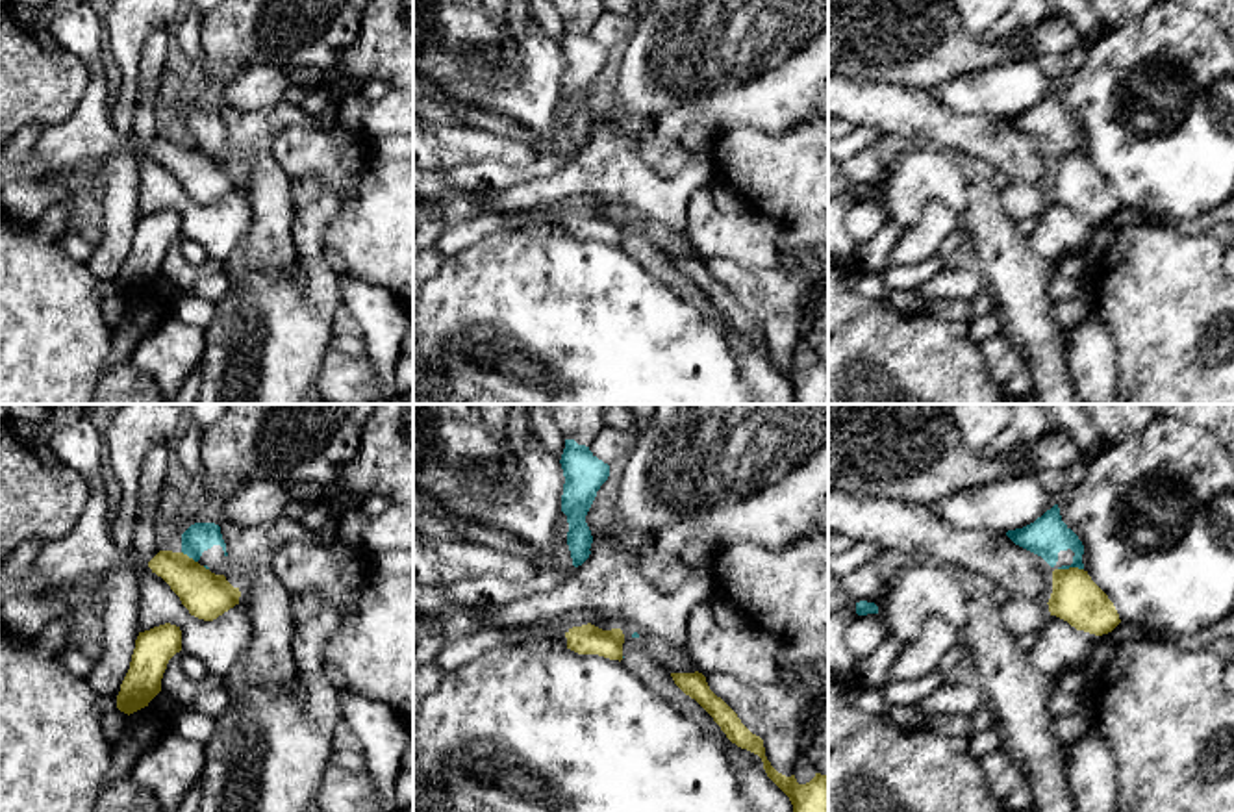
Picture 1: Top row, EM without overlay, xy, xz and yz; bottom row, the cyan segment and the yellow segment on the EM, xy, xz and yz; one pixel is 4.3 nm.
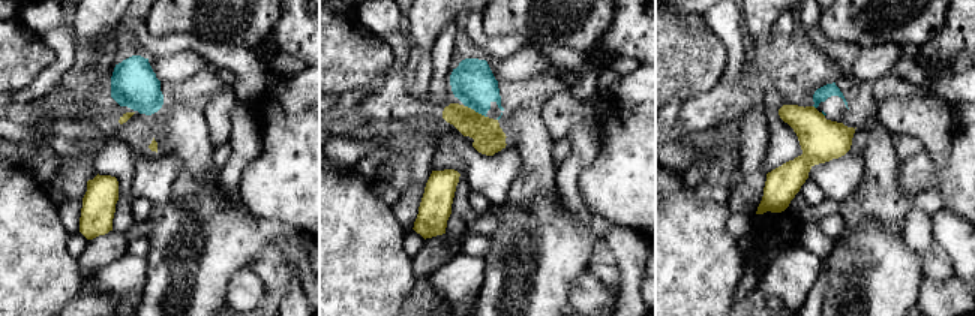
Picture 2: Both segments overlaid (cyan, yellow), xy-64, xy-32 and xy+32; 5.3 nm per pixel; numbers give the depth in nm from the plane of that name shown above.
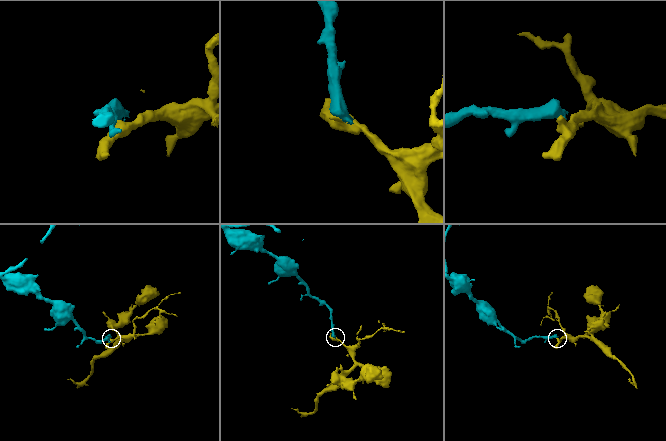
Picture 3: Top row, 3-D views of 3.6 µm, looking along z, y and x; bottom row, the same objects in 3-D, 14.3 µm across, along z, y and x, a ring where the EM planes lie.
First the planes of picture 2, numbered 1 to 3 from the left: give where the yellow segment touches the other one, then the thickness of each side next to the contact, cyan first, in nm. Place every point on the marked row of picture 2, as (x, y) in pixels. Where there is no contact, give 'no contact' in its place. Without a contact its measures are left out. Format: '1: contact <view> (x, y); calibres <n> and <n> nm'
1: no contact
2: contact xy-32 (476, 111); calibres 240 and 160 nm
3: no contact

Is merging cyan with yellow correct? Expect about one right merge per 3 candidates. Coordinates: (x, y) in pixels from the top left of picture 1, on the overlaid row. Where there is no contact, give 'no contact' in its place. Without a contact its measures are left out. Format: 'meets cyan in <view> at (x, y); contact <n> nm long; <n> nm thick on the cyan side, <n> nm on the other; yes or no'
meets cyan in yz at (1070, 566); contact 110 nm long; 170 nm thick on the cyan side, 220 nm on the other; no

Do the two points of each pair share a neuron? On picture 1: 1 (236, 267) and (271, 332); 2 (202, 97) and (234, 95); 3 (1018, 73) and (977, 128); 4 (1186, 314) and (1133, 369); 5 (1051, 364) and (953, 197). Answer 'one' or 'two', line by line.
1: two
2: two
3: two
4: one
5: two

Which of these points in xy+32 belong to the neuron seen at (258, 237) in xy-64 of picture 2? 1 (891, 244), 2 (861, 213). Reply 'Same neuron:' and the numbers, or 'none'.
Same neuron: 1

